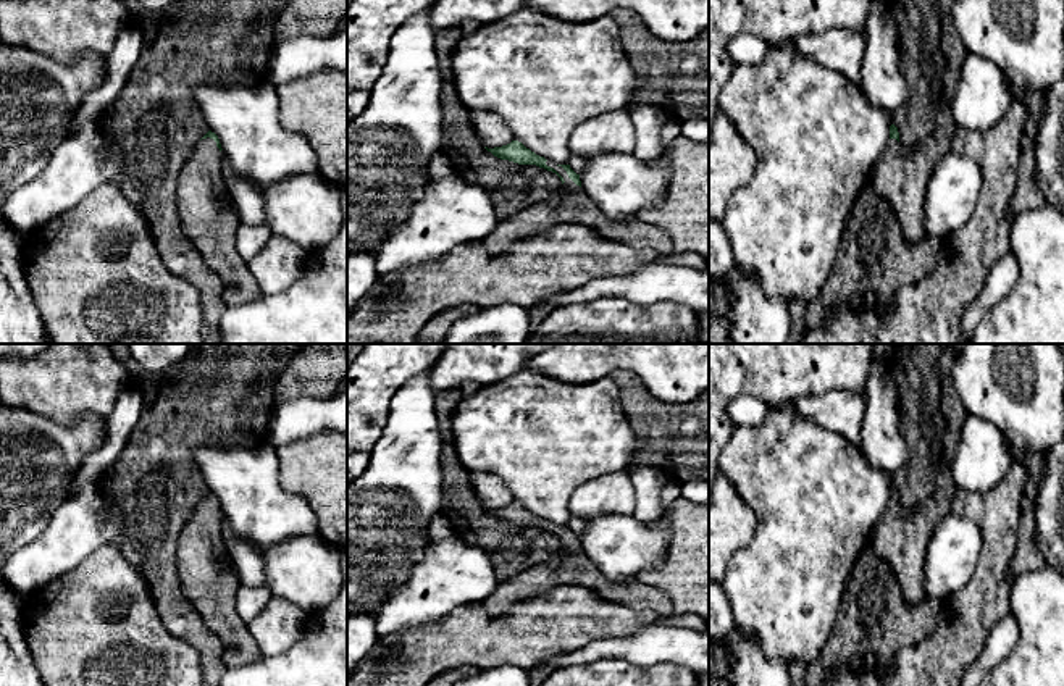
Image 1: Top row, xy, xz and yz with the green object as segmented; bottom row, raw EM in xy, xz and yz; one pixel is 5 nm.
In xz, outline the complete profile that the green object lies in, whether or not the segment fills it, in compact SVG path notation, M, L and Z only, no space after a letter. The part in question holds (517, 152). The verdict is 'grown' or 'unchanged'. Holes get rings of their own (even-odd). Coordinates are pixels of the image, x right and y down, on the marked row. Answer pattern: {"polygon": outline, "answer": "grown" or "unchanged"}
{"polygon": "M512 140L507 145L488 148L494 157L518 165L536 165L555 173L562 181L560 194L547 202L536 203L517 215L499 221L496 229L480 242L491 253L501 255L517 241L547 231L559 223L588 226L599 236L622 242L635 250L651 249L659 253L672 252L672 237L657 226L641 220L618 223L607 220L605 215L581 190L580 174L570 165L555 165L536 155L522 142Z", "answer": "grown"}

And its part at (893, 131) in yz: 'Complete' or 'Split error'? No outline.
Split error

